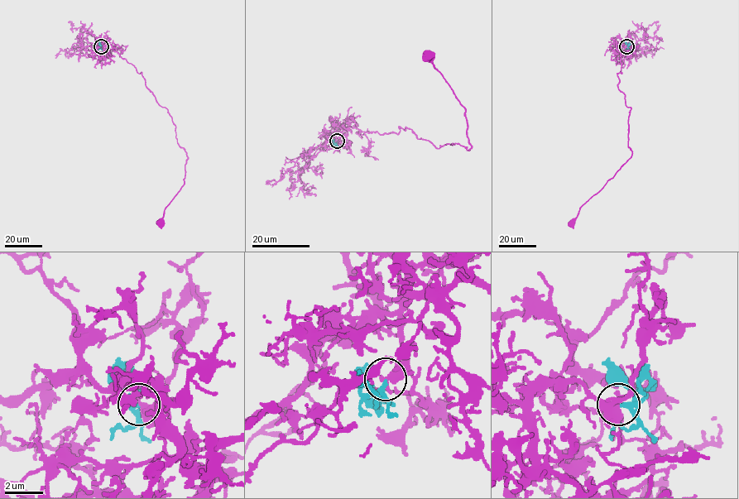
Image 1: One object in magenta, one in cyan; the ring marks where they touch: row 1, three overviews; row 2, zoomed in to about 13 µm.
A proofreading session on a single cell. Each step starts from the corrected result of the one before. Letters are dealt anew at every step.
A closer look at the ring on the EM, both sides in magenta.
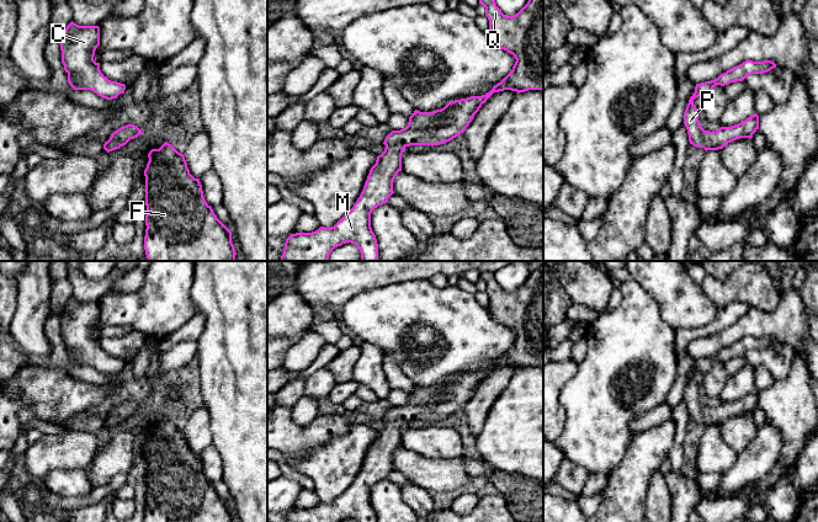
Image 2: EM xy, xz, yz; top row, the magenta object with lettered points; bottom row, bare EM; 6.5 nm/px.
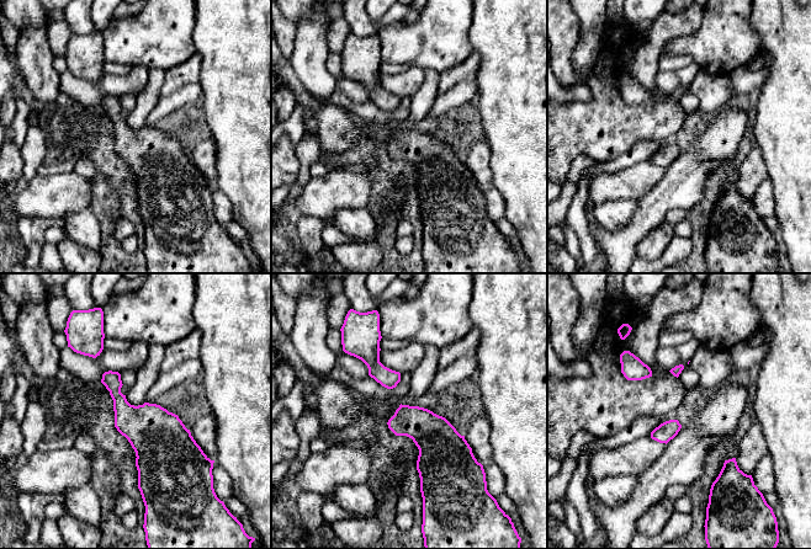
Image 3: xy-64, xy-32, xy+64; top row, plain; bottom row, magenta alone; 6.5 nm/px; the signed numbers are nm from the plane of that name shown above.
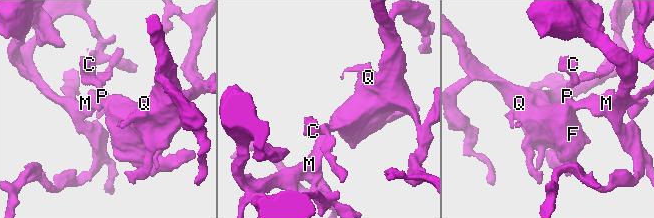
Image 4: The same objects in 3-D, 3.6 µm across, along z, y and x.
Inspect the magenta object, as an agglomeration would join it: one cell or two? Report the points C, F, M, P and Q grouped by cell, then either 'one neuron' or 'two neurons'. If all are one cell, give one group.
groups C F M P Q; one neuron

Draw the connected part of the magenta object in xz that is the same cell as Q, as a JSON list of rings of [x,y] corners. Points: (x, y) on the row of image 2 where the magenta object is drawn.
[[[479,0],[479,4],[485,7],[489,20],[490,42],[515,57],[512,70],[485,95],[455,100],[432,112],[415,110],[405,128],[392,130],[386,137],[384,151],[377,156],[354,207],[331,228],[291,234],[286,239],[281,261],[329,261],[330,252],[346,243],[358,247],[361,261],[378,261],[371,213],[394,193],[393,181],[402,171],[404,149],[452,140],[466,130],[494,92],[543,91],[543,0],[528,0],[512,16],[504,15],[495,0]]]

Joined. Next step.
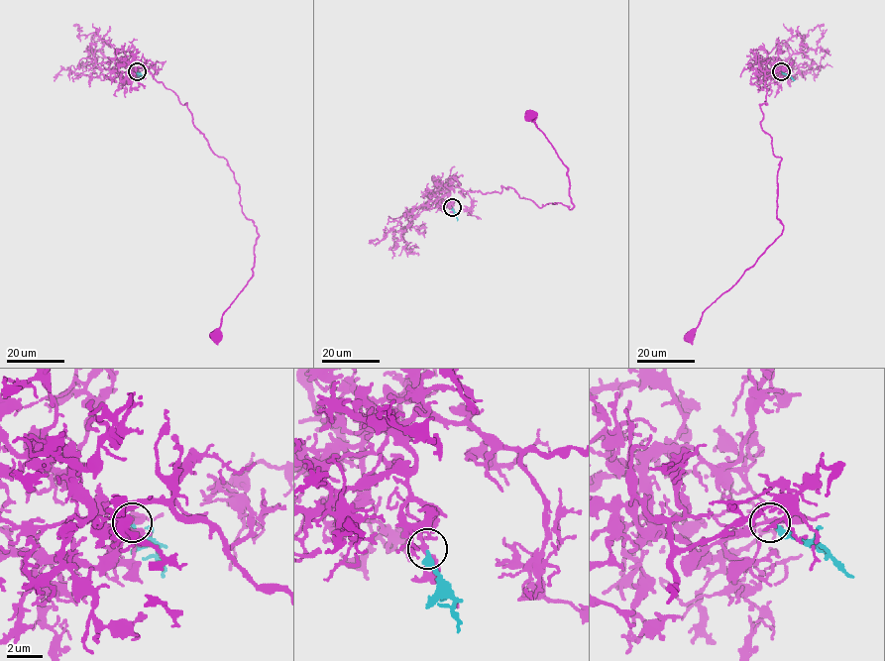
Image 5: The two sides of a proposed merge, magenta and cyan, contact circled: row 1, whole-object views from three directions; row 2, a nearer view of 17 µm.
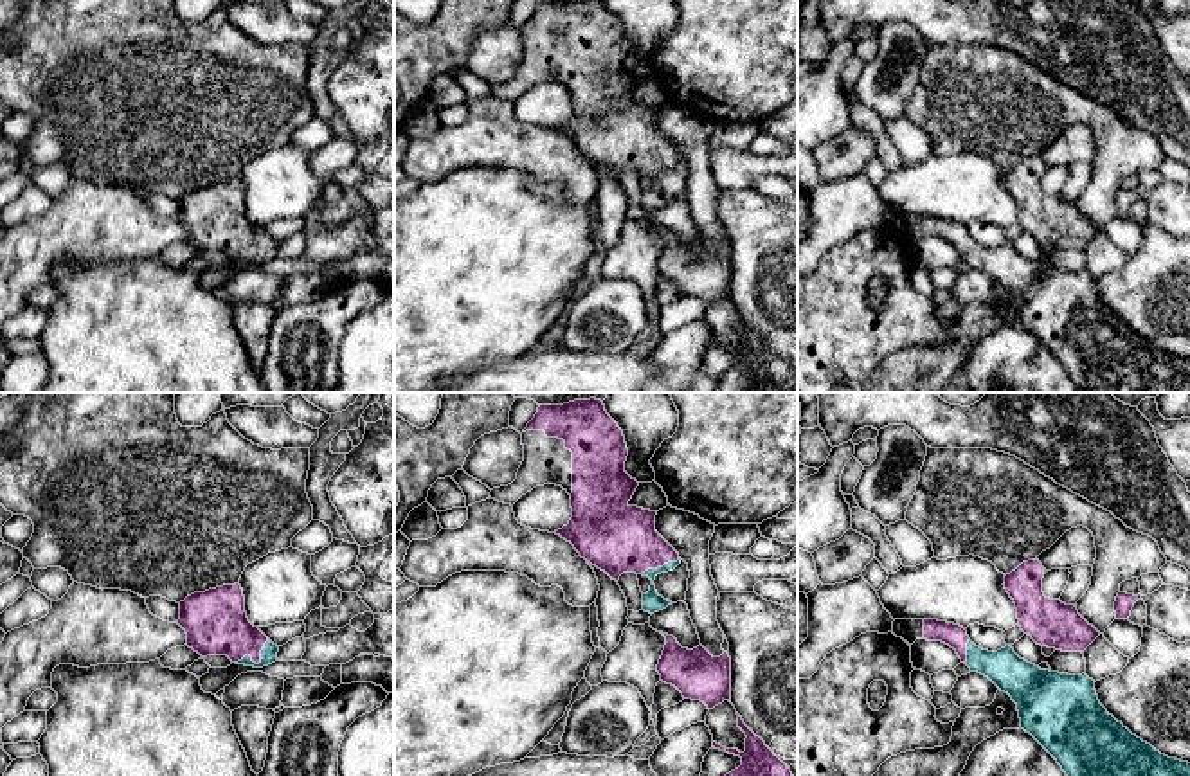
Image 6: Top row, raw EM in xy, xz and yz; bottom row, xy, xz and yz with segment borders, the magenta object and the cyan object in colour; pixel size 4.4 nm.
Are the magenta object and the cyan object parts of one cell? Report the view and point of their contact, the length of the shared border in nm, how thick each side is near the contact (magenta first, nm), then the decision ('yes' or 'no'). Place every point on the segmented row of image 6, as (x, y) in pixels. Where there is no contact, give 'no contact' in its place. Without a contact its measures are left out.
xy (260, 661) | 190 nm | 280/80 nm | yes

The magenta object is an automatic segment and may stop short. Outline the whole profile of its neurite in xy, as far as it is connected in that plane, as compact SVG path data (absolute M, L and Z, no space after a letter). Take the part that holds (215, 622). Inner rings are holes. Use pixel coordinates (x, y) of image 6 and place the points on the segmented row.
M239 583L187 596L180 601L178 625L187 634L187 646L202 657L227 655L254 668L277 661L279 646L247 618Z

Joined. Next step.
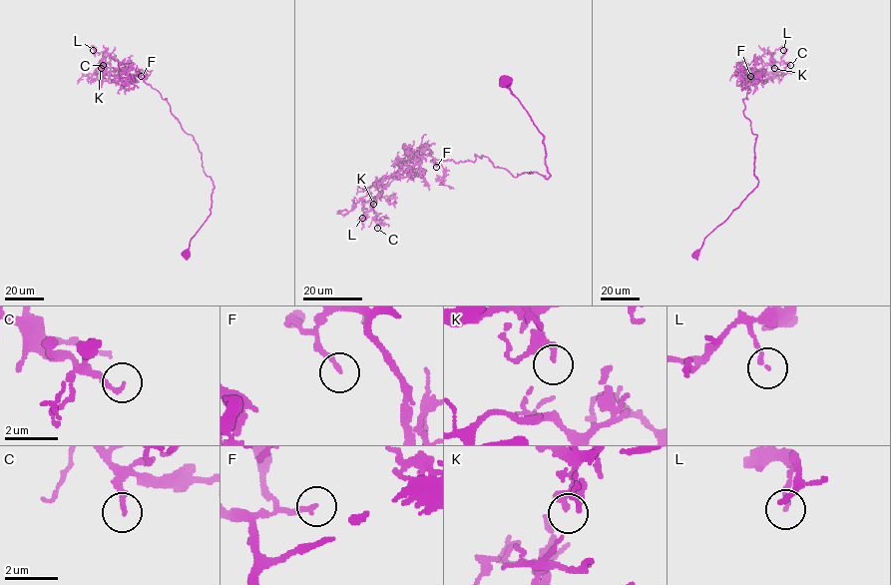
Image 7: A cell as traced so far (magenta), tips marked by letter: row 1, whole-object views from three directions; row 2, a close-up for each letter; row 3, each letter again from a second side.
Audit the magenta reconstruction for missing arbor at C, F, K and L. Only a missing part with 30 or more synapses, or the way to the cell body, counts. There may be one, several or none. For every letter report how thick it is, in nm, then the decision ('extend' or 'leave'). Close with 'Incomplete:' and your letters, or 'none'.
C: calibre 170 nm; leave
F: calibre 180 nm; extend
K: calibre 320 nm; leave
L: calibre 150 nm; leave
Incomplete: F

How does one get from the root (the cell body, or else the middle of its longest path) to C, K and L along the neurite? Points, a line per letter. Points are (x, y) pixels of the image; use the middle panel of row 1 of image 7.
C: (505, 82), (543, 135), (549, 177), (514, 177), (484, 156), (414, 156), (381, 180), (377, 228)
K: (505, 82), (543, 135), (547, 179), (514, 177), (484, 156), (455, 162), (421, 154), (381, 180), (373, 204)
L: (505, 82), (543, 135), (547, 179), (514, 177), (484, 156), (455, 162), (421, 154), (400, 164), (362, 218)

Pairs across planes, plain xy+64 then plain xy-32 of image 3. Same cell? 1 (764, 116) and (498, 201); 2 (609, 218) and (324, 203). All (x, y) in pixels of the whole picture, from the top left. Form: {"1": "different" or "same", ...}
{"1": "different", "2": "different"}

